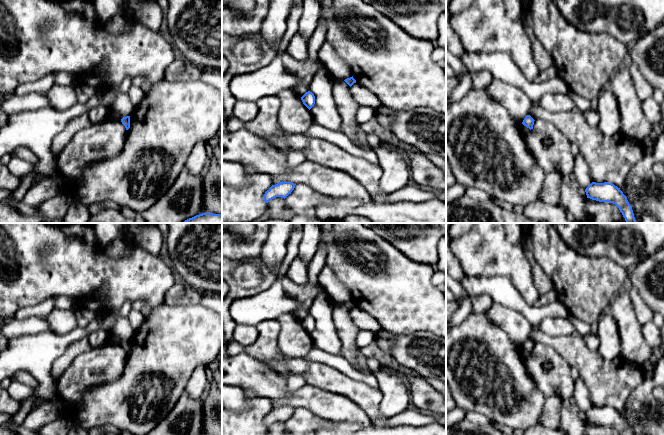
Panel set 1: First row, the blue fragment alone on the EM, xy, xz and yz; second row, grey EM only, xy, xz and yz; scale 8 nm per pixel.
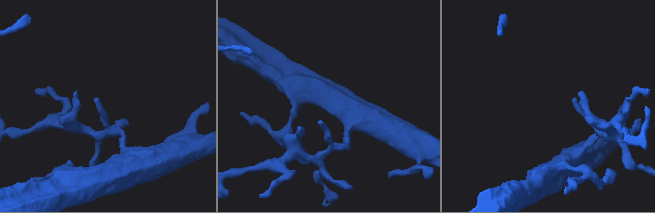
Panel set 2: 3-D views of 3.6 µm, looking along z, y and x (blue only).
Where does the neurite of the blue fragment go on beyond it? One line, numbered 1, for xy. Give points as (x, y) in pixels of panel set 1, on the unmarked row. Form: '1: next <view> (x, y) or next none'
1: next none

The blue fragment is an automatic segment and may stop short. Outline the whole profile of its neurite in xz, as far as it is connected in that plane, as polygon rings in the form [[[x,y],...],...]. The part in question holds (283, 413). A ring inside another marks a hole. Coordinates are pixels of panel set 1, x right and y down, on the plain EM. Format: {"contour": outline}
{"contour": [[[280,406],[276,409],[272,409],[264,418],[264,425],[268,427],[270,424],[276,421],[286,422],[295,412],[292,406]]]}

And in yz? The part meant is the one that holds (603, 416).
{"contour": [[[592,406],[585,413],[587,422],[599,426],[609,426],[615,428],[620,435],[633,435],[627,421],[623,416],[612,407],[596,407]]]}

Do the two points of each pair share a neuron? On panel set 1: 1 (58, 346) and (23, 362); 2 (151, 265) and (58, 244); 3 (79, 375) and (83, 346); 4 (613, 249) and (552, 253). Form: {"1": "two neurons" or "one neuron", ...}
{"1": "one neuron", "2": "one neuron", "3": "two neurons", "4": "two neurons"}

